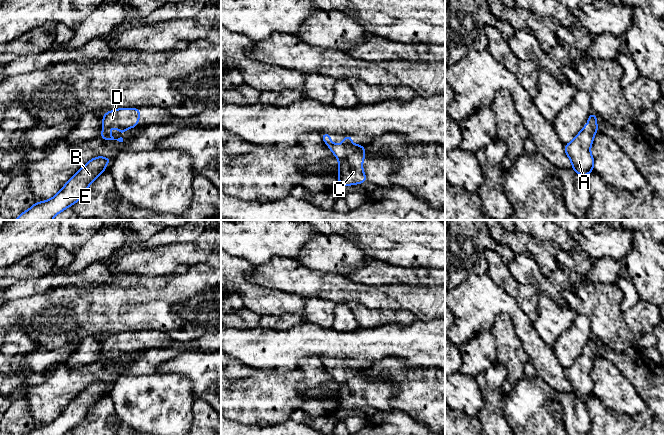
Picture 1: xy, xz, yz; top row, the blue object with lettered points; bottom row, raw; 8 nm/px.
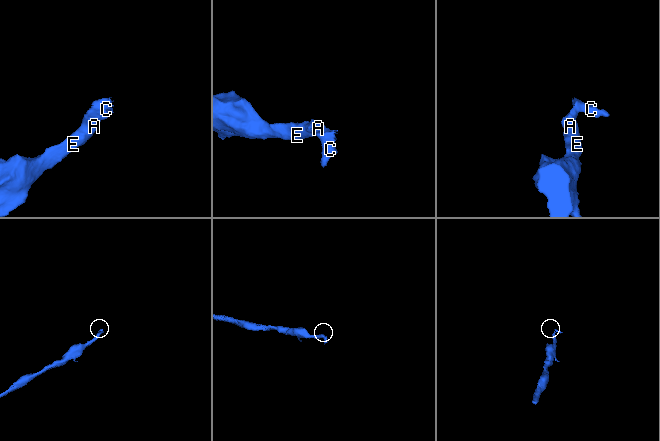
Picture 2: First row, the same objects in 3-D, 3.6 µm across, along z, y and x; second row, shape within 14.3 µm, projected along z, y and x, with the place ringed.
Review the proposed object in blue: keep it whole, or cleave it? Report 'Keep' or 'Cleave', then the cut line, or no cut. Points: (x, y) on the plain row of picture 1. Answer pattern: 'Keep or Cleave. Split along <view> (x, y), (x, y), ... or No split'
Keep. No split

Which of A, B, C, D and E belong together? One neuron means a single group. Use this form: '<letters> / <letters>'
A B C D E

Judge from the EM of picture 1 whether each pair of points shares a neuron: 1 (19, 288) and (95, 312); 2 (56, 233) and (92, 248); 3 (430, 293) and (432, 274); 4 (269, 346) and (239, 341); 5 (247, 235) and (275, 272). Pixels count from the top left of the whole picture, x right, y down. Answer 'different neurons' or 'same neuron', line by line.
1: different neurons
2: different neurons
3: different neurons
4: same neuron
5: different neurons

